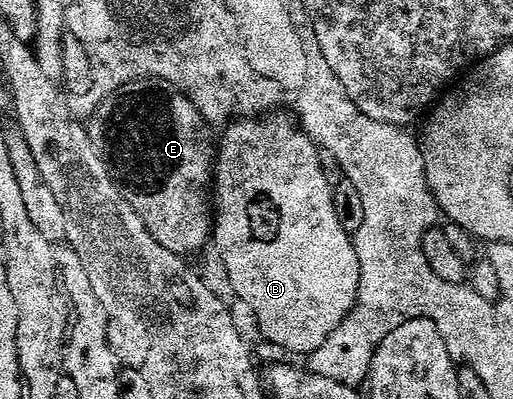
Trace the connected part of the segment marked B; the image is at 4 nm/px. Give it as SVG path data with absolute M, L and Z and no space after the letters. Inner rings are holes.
M277 111L264 119L237 119L224 130L225 138L220 138L215 162L215 220L213 223L212 244L217 244L217 253L225 264L225 273L229 276L229 285L241 296L241 301L257 316L257 325L261 333L273 345L286 349L289 353L305 353L311 355L347 319L347 315L355 307L357 292L361 282L361 268L357 252L353 246L353 237L343 227L339 227L339 219L335 216L333 187L327 185L323 175L317 145L307 136L304 129L288 112Z

